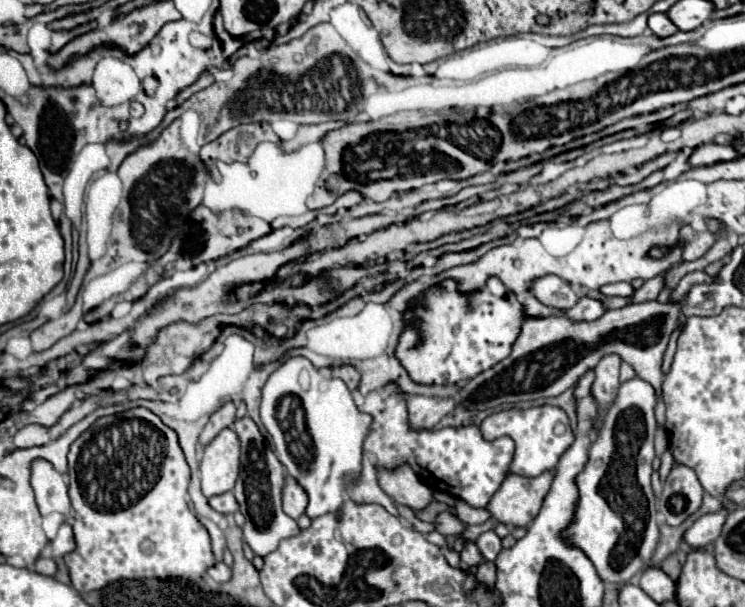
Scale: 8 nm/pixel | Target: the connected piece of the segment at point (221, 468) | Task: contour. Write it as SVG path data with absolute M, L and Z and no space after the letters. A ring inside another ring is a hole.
M222 429L206 447L200 461L202 493L206 497L222 495L234 489L240 467L240 443L232 429Z

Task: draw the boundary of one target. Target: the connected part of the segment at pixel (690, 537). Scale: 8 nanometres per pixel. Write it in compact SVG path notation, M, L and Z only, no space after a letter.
M718 509L716 513L708 513L708 515L702 515L684 535L684 543L688 543L692 549L700 549L708 543L712 543L722 527L724 527L724 521L726 521L726 515L728 511L726 509Z

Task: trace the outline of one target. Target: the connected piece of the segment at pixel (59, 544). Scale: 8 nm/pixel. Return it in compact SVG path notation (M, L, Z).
M64 523L56 535L56 539L50 543L50 549L52 549L52 557L64 557L66 553L74 551L76 543L74 543L74 533L72 533L72 527L68 523Z

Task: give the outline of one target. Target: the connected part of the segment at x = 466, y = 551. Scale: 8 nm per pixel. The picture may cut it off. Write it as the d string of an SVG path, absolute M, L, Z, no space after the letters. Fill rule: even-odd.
M466 543L466 545L464 545L464 549L462 549L462 553L460 553L460 559L462 559L462 563L468 565L468 567L478 567L478 565L484 561L482 555L480 555L480 551L478 551L478 547L476 547L474 543Z

